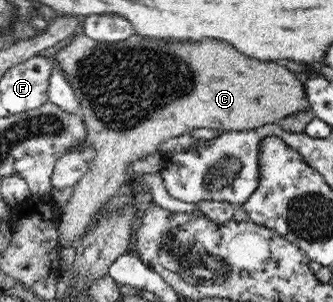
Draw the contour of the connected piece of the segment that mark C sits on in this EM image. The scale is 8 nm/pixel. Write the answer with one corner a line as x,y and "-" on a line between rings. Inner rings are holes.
78,32
68,45
52,59
63,69
80,104
80,115
87,127
85,140
96,152
87,172
74,184
71,200
59,211
58,244
75,247
91,229
100,209
119,188
131,182
129,168
133,162
159,151
159,146
176,136
187,135
197,128
220,131
244,131
280,121
286,116
310,109
301,75
291,73
279,62
261,62
237,52
231,44
213,38
199,42
167,42
133,33
122,41
107,42

